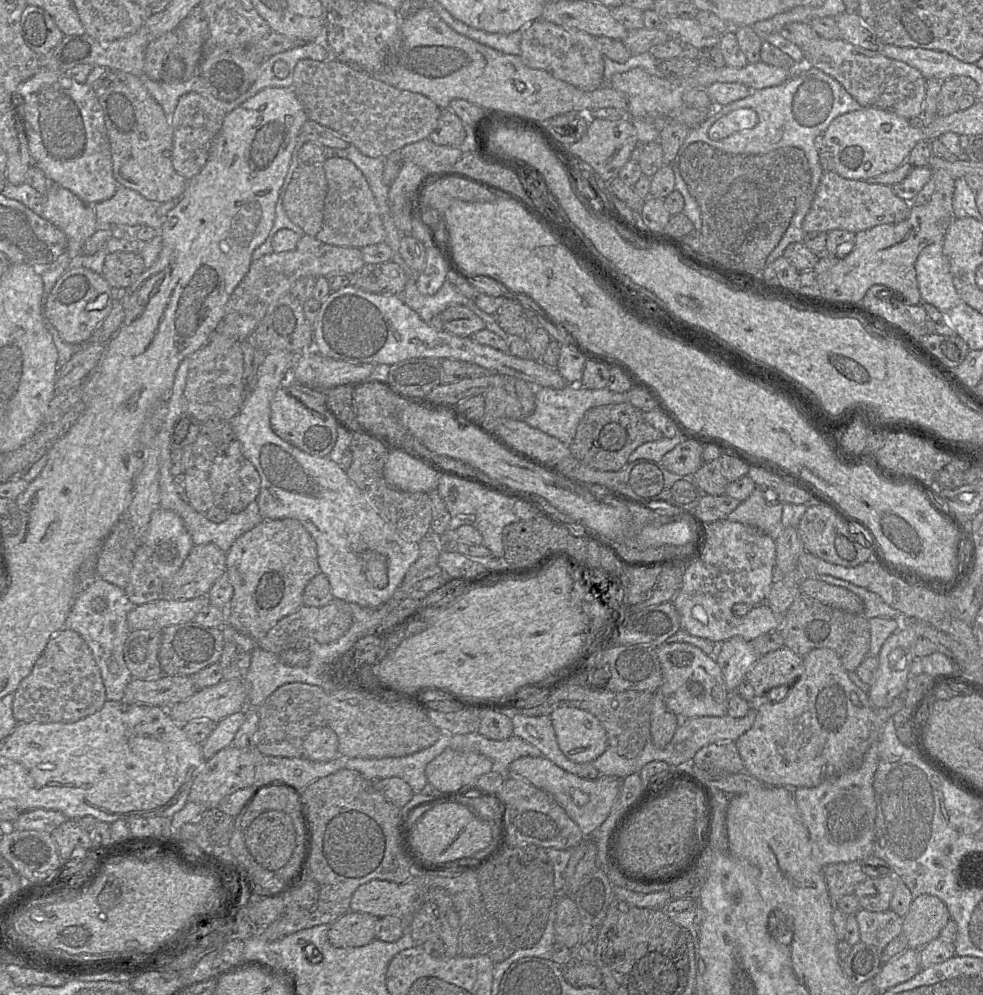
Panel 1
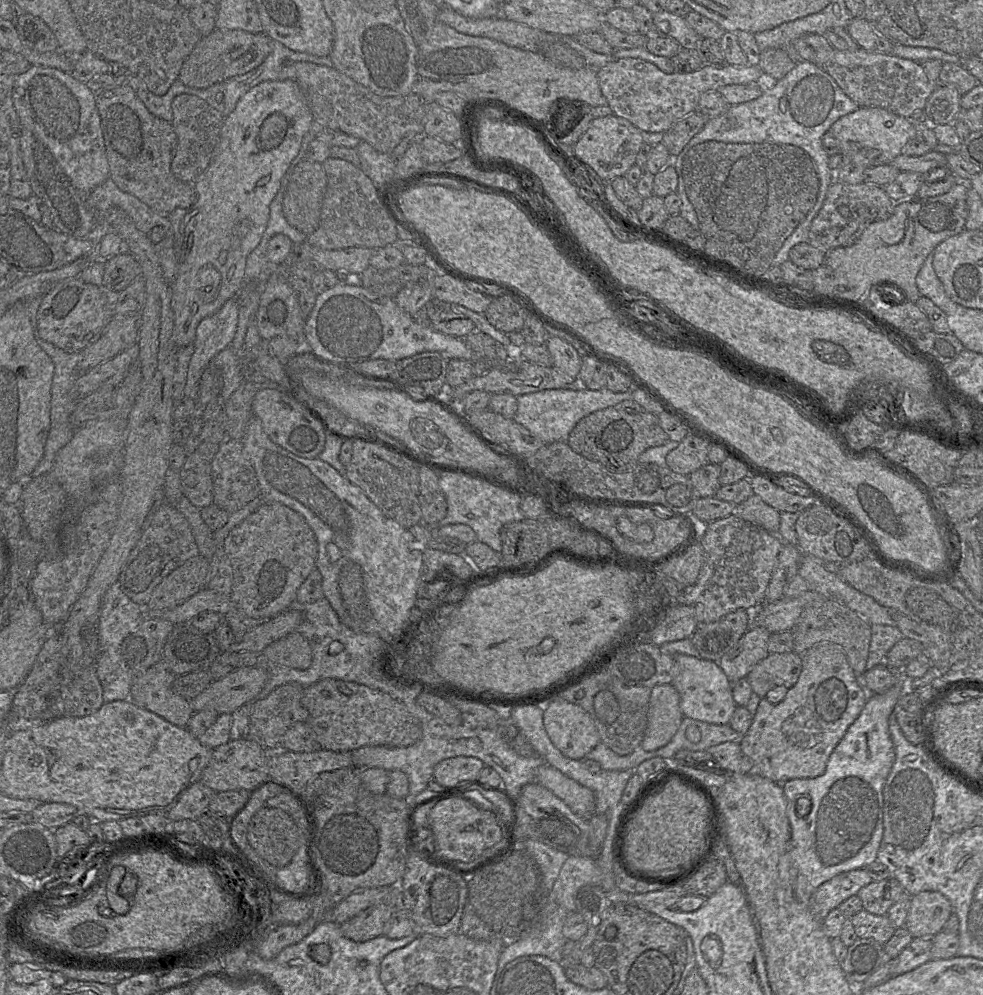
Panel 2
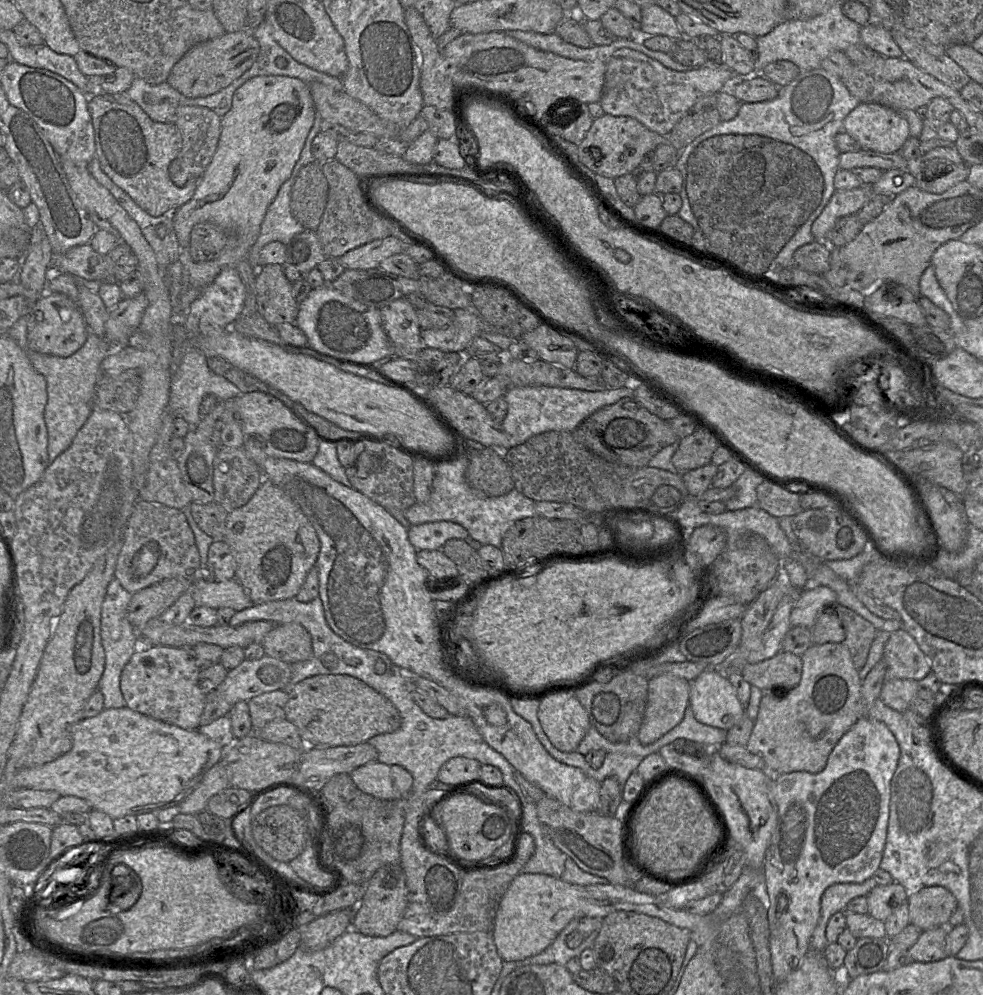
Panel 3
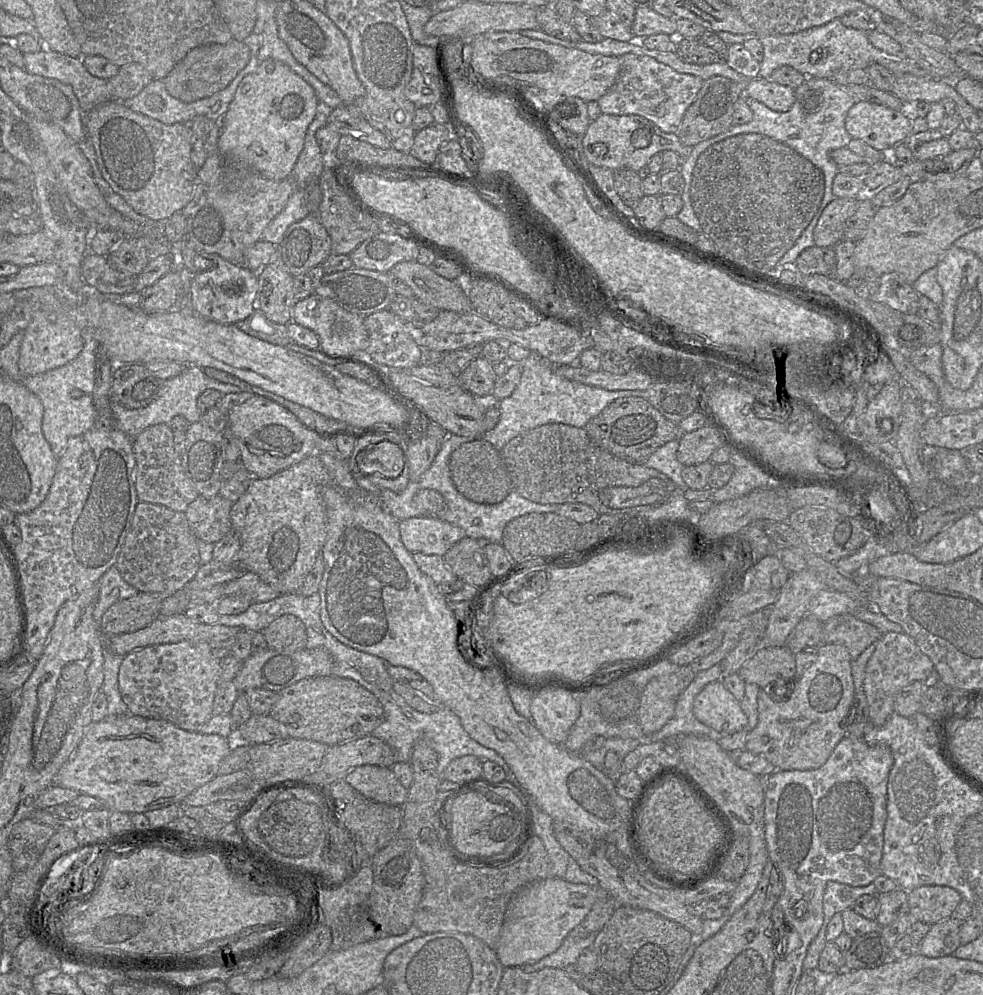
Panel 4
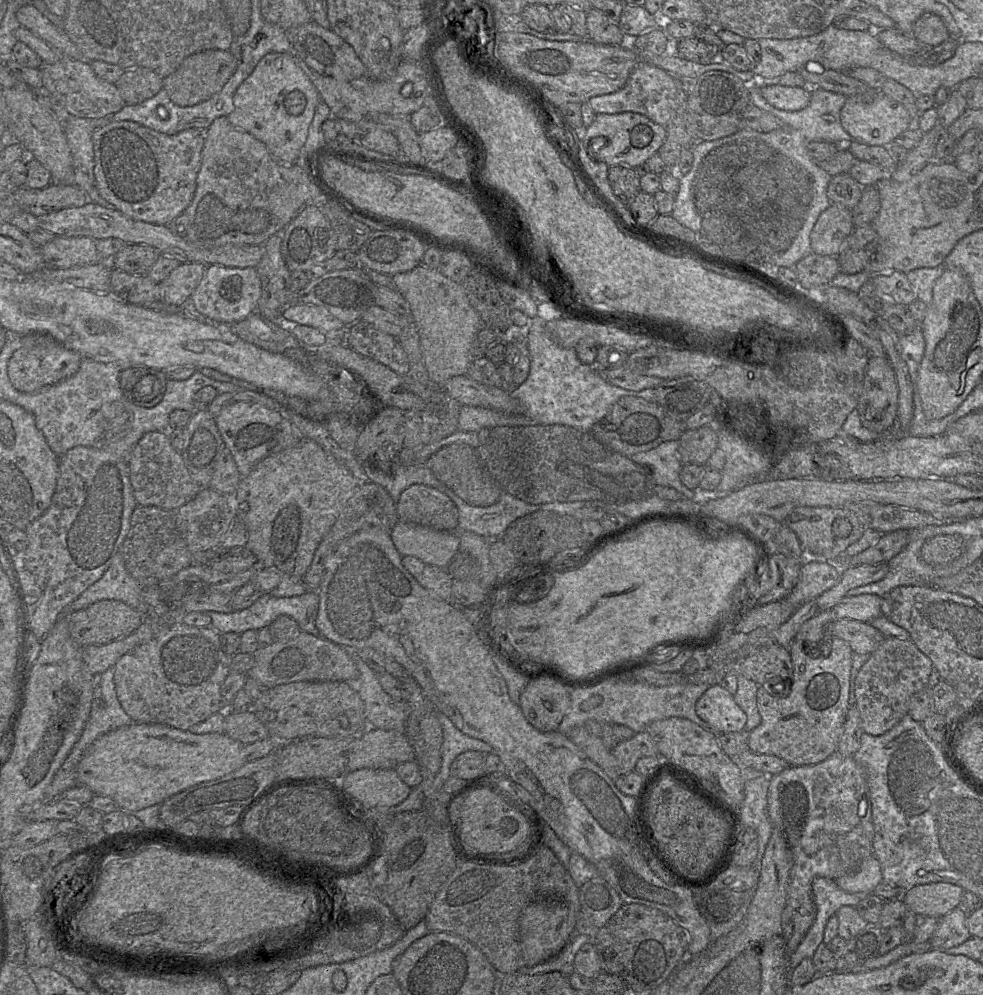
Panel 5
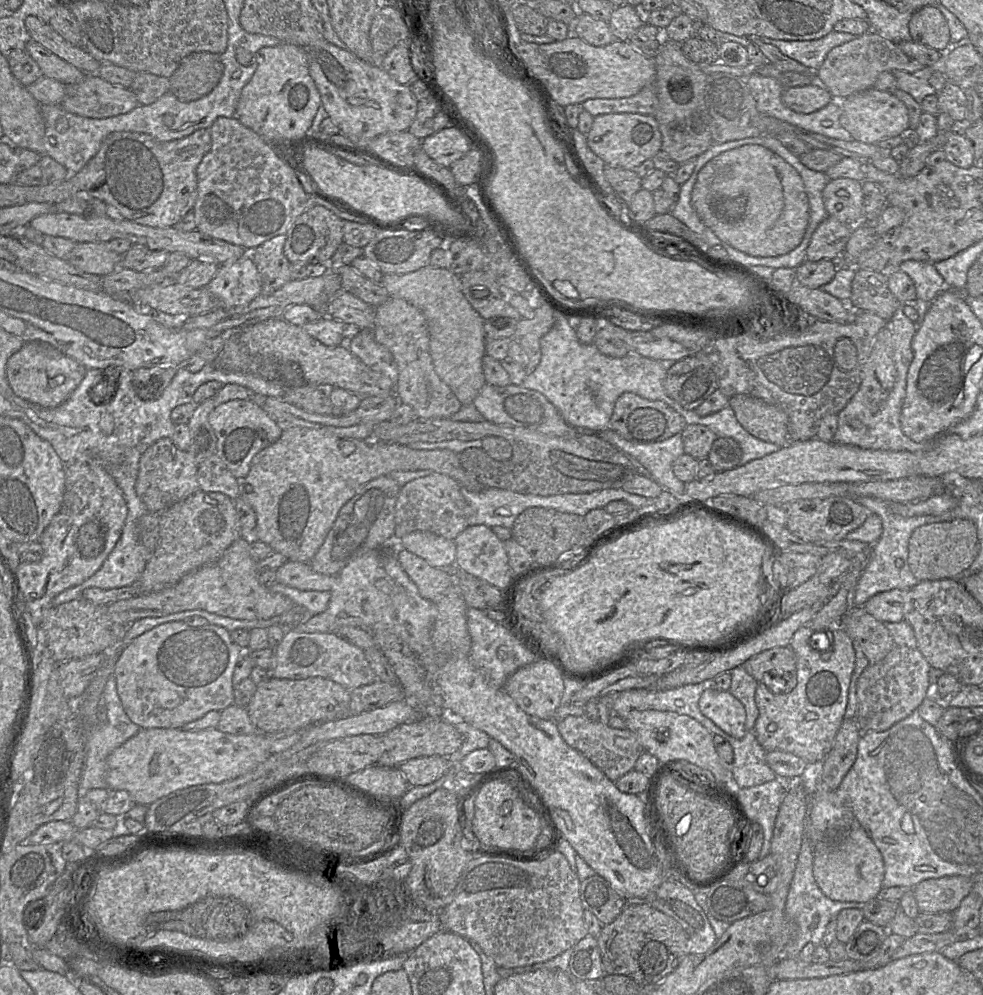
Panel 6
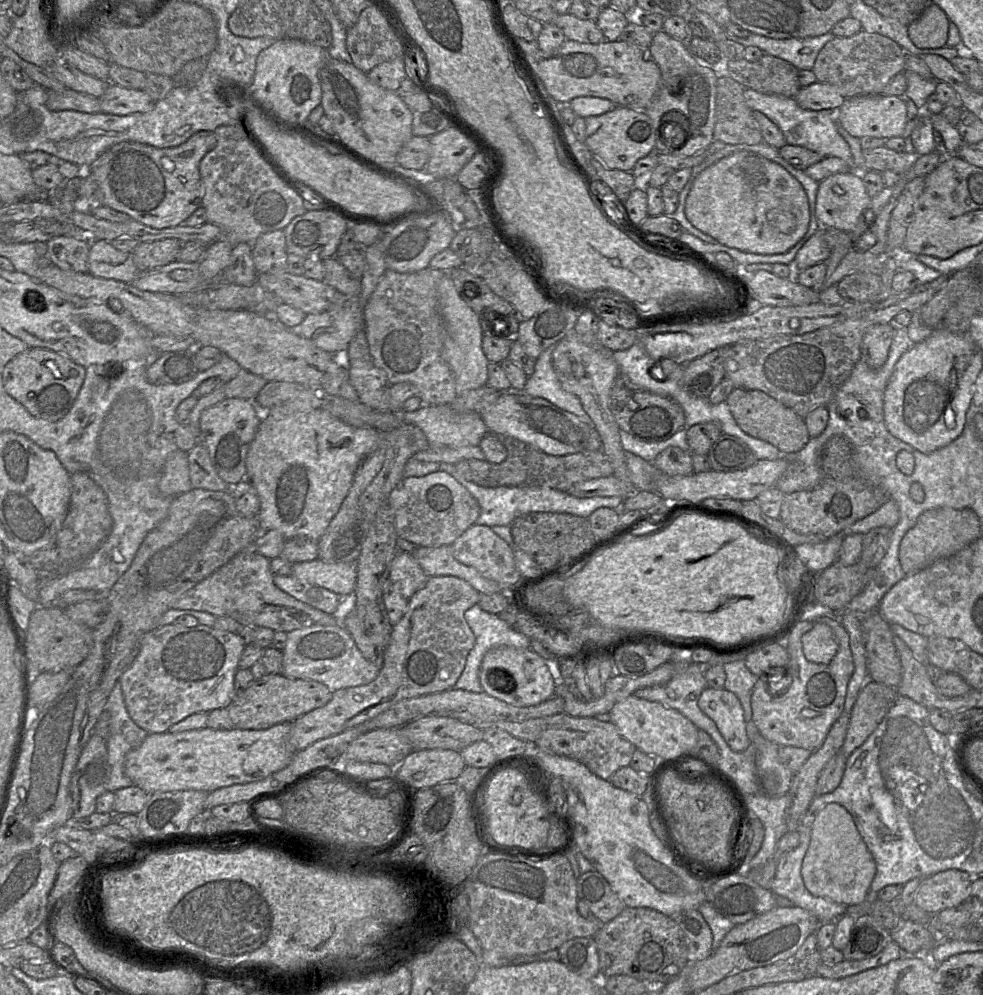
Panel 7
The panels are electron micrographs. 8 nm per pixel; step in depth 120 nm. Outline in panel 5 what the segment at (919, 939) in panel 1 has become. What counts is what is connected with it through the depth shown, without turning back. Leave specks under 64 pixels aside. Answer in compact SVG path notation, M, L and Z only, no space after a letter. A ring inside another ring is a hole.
M934 882L916 885L902 892L902 899L917 915L941 918L960 906L964 889L956 884Z

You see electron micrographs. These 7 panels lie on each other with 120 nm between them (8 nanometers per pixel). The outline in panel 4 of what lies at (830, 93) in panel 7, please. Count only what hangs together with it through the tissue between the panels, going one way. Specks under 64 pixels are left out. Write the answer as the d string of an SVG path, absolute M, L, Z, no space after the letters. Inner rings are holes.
M760 76L745 81L744 96L765 104L777 112L787 112L795 101L793 88Z

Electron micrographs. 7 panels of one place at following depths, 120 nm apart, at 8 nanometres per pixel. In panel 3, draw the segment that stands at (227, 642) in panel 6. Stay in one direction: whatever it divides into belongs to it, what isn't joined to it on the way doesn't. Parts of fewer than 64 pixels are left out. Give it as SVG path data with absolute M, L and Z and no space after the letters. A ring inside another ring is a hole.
M141 644L120 676L120 689L126 707L185 730L196 730L206 698L198 686L199 672L200 668L188 648Z

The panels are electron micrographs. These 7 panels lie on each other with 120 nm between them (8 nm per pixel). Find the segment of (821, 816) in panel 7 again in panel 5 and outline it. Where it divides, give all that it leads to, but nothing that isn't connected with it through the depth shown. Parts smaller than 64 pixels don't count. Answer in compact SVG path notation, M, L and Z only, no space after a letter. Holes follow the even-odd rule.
M874 855L863 859L851 873L835 879L836 884L847 893L865 892L868 894L871 894L882 881L880 863Z

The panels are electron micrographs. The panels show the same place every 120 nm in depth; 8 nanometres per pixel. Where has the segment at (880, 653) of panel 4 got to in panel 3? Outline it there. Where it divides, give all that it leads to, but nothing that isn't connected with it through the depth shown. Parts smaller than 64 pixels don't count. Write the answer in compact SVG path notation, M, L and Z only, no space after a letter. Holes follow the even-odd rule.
M898 629L890 634L884 646L882 661L886 664L885 681L919 681L931 671L929 660L904 629Z

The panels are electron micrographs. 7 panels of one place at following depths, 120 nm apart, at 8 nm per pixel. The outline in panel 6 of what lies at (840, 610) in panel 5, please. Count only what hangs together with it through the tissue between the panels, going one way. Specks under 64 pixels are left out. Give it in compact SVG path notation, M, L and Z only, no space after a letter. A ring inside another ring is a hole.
M893 589L872 596L862 607L882 623L904 621L907 590Z

